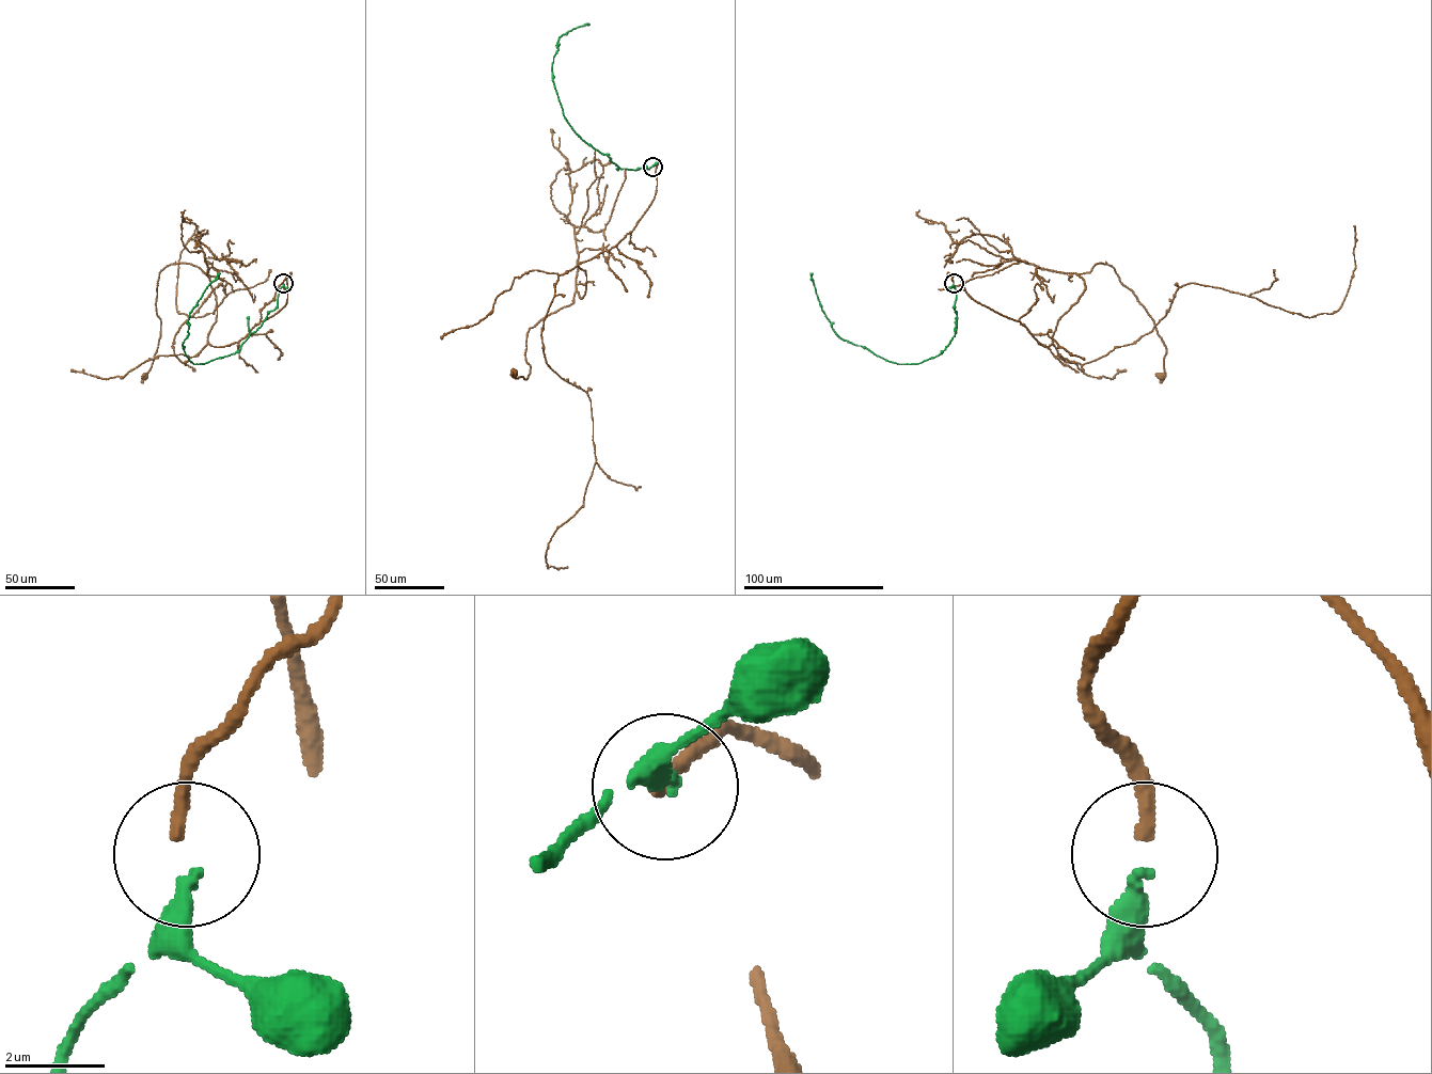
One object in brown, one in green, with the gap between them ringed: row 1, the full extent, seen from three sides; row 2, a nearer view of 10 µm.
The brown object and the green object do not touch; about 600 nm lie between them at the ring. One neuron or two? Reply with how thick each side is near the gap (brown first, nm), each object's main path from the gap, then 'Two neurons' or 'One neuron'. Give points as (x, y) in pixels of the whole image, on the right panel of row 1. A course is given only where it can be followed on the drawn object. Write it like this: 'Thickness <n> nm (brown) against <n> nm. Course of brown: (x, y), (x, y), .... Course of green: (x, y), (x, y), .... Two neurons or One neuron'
Thickness 280 nm (brown) against 320 nm. Course of brown: (953, 283), (957, 274), (973, 299), (1048, 347), (1085, 288), (1080, 273), (1111, 265), (1165, 347), (1160, 376). Course of green: (953, 284), (957, 328), (949, 343), (941, 353), (919, 363), (897, 363), (836, 334), (821, 309), (811, 272). One neuron

